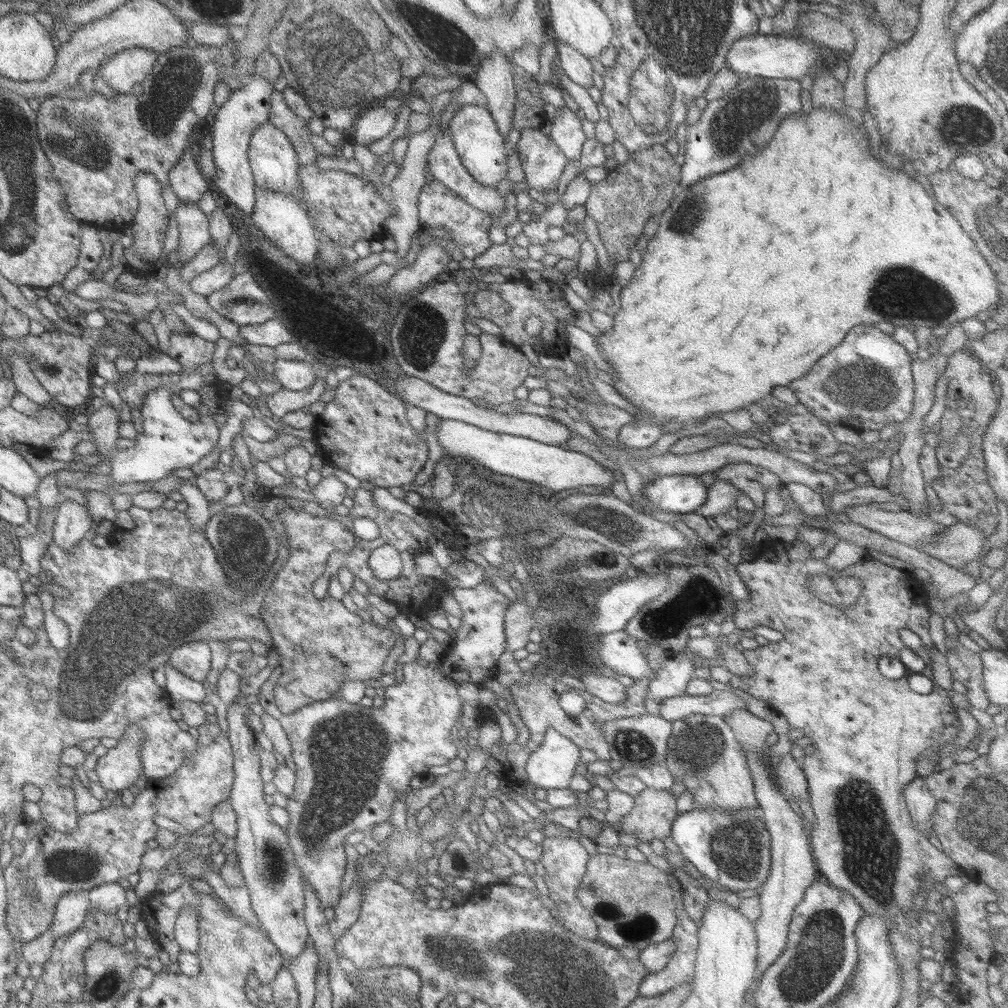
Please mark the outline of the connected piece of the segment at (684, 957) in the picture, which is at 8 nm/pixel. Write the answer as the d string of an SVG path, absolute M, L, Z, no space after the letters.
M666 870L666 875L670 881L670 888L672 888L672 891L674 892L676 918L678 918L672 937L670 937L670 941L674 942L674 946L676 946L676 951L672 953L672 957L670 957L668 963L664 965L663 969L648 973L648 975L640 981L640 997L662 995L665 992L672 990L672 988L678 987L678 985L682 983L693 984L694 980L696 953L700 944L698 940L698 925L696 924L696 921L693 921L692 918L688 917L688 914L684 911L684 907L682 906L682 890L678 880L674 878L674 875L670 870Z

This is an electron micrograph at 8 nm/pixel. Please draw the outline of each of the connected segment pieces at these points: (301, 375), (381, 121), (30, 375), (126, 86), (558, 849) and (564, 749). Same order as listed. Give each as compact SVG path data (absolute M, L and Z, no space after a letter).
M277 359L273 364L274 376L276 381L280 382L280 386L286 391L300 392L308 387L312 387L312 383L316 383L316 371L308 364L308 361L290 361Z
M378 106L364 111L356 122L354 141L360 146L369 146L371 143L384 138L392 132L396 125L396 114L393 114L384 106Z
M12 355L8 360L8 365L12 371L12 379L17 392L32 402L38 403L39 407L45 407L51 400L50 393L38 382L34 372L30 371L25 357Z
M134 47L110 57L100 68L106 84L120 95L131 94L135 84L142 84L150 74L158 53L152 49Z
M553 837L544 838L541 843L542 857L540 857L540 864L544 866L546 874L543 876L546 882L546 888L550 891L550 899L554 902L556 910L552 912L552 917L558 920L558 924L562 924L564 928L586 938L586 940L600 940L600 932L596 922L592 920L592 916L586 908L581 906L577 900L576 892L578 891L578 884L586 872L589 855L584 846L577 840L570 838Z
M553 728L546 731L540 747L531 754L525 765L525 776L529 784L546 791L568 789L571 779L576 777L581 746L574 744Z

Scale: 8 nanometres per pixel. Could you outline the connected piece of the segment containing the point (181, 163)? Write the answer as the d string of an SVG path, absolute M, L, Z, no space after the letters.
M195 143L186 147L169 174L170 188L180 203L196 205L203 192L211 189L210 180L202 174L196 162L196 150Z

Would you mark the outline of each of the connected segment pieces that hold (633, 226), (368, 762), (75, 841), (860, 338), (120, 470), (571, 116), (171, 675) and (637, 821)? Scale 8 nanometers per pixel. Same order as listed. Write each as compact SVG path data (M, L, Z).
M654 143L650 147L630 153L628 161L609 170L604 181L591 184L590 196L583 204L586 214L596 222L600 240L606 248L610 261L604 270L600 268L594 277L587 279L588 288L596 286L598 292L615 280L613 269L619 262L629 260L630 250L643 233L644 225L652 216L660 215L675 197L680 187L681 166L674 161L665 145Z
M484 580L472 588L453 588L451 594L460 606L462 623L455 630L451 646L446 649L440 666L424 667L417 661L404 663L404 678L402 682L386 687L382 707L350 704L332 696L293 713L282 713L274 698L274 687L281 674L280 666L273 668L257 694L264 712L282 724L290 742L295 788L285 808L290 816L285 833L303 880L310 883L323 909L334 908L340 900L340 886L347 864L344 839L354 832L367 833L374 826L388 821L393 811L392 805L398 799L397 792L404 793L404 796L410 793L412 778L421 777L433 766L448 765L457 759L458 746L450 733L462 709L462 699L456 689L464 682L472 682L480 687L484 680L495 678L497 674L496 662L506 648L505 612L512 601L492 585L484 583Z
M206 721L197 729L200 735L197 739L196 753L192 754L176 773L151 780L147 788L135 796L131 806L112 804L110 808L102 807L97 812L80 815L77 819L78 827L72 833L57 832L44 825L38 836L24 844L22 854L14 856L12 862L3 868L7 891L6 924L10 935L19 945L37 940L38 936L51 927L58 900L64 894L76 890L89 892L101 884L116 883L120 878L128 878L130 874L139 872L148 850L146 843L157 836L158 827L153 823L152 817L162 815L181 824L188 834L192 834L211 822L212 809L216 804L230 800L234 781L230 742L218 722Z
M859 325L831 352L818 359L800 379L787 387L798 398L798 407L830 425L840 425L856 433L880 431L886 424L907 420L914 408L911 362L914 358L881 326Z
M156 388L149 392L139 410L142 413L142 431L134 440L135 445L125 450L116 450L111 456L112 465L107 475L116 484L153 483L172 474L172 470L190 468L212 452L219 441L220 429L212 416L202 409L201 420L197 424L185 420L173 408L172 394L166 388Z
M564 105L558 107L558 112L551 123L548 136L552 138L552 142L556 143L568 160L580 160L582 145L587 139L582 132L580 117Z
M166 664L162 666L166 672L166 684L164 690L169 694L173 704L182 701L205 702L206 690L201 682L184 676L179 670L174 669L172 665Z
M646 787L643 792L640 792L635 797L635 804L631 812L622 818L620 827L612 827L619 834L636 834L638 835L639 843L651 843L654 839L661 841L671 834L673 821L678 815L677 798L670 790L655 790Z

